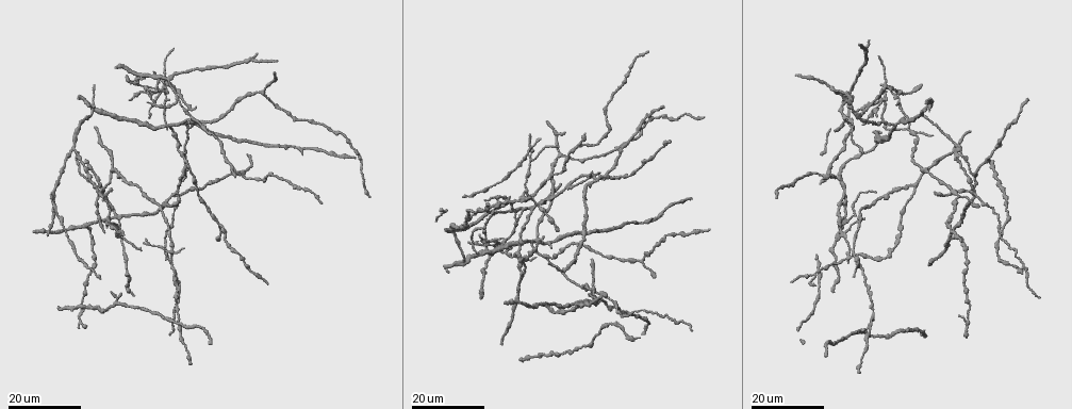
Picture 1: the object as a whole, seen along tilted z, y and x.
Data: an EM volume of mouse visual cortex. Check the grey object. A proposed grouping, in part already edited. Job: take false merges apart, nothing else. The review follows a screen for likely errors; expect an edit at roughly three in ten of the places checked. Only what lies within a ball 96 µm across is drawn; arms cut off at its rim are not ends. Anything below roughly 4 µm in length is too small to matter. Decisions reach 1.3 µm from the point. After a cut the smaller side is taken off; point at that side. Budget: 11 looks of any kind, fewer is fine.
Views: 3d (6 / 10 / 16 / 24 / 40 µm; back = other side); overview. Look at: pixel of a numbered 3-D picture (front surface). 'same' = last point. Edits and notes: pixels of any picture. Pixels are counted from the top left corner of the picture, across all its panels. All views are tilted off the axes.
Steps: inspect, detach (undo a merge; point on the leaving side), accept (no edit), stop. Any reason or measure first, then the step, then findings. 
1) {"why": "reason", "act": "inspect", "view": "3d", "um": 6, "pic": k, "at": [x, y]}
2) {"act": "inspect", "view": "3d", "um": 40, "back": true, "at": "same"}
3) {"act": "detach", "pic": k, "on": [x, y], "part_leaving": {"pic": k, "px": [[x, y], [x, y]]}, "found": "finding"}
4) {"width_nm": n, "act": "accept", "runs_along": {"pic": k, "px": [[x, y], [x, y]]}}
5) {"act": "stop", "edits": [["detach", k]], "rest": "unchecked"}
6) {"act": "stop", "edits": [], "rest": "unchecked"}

{"why": "looks like a crossing", "act": "inspect", "view": "3d", "um": 24, "pic": 1, "at": [512, 202]}

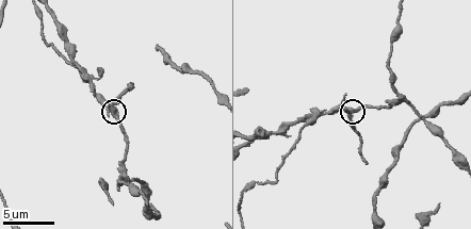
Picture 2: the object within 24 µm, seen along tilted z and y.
{"act": "inspect", "view": "3d", "um": 6, "pic": 2, "at": [346, 111]}

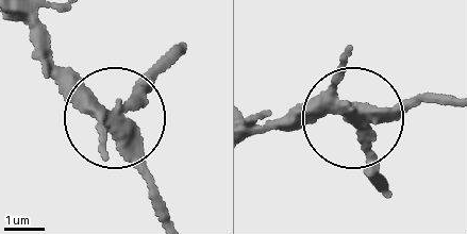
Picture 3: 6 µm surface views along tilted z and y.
{"arms": 4, "act": "detach", "pic": 3, "on": [139, 92], "part_leaving": {"pic": 3, "px": [[345, 107], [362, 120], [384, 181]]}, "found": "a second neuron is stuck on"}

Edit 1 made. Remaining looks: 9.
{"why": "a fork", "act": "inspect", "view": "3d", "um": 24, "pic": 1, "at": [175, 100]}

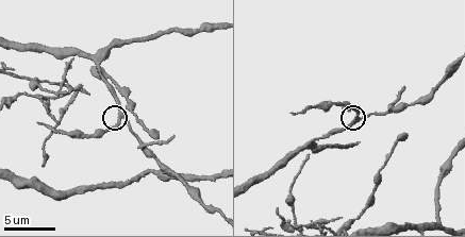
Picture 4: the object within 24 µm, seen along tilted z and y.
{"act": "inspect", "view": "3d", "um": 6, "pic": 4, "at": [121, 115]}

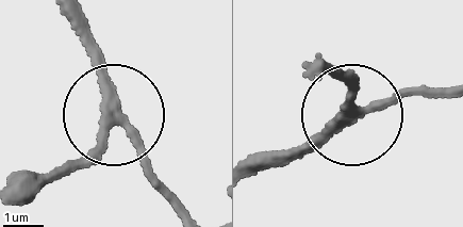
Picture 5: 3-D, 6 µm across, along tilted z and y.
{"act": "inspect", "view": "3d", "um": 6, "back": true, "pic": 5, "at": [348, 109]}

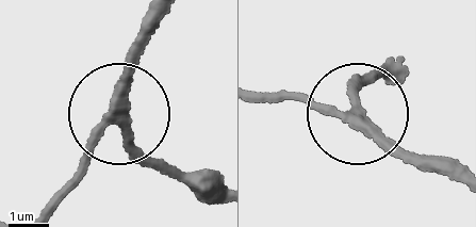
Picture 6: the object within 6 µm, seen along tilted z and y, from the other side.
{"arms": 3, "act": "accept", "found": "all the same neuron"}

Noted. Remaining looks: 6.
{"why": "two arms in line, one across", "act": "inspect", "view": "3d", "um": 16, "pic": 1, "at": [915, 133]}

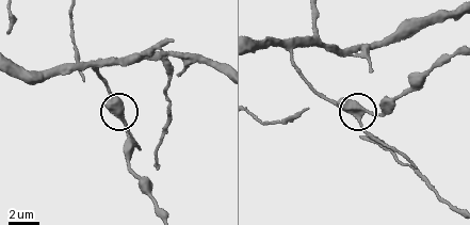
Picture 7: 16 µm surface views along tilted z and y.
{"act": "inspect", "view": "3d", "um": 10, "pic": 7, "at": [361, 118]}

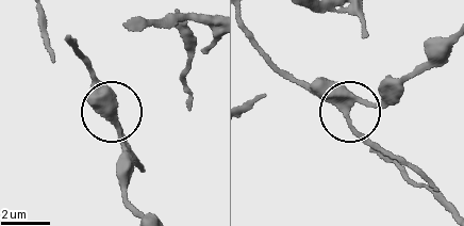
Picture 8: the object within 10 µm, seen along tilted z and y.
{"act": "inspect", "view": "3d", "um": 10, "back": true, "pic": 8, "at": [347, 107]}

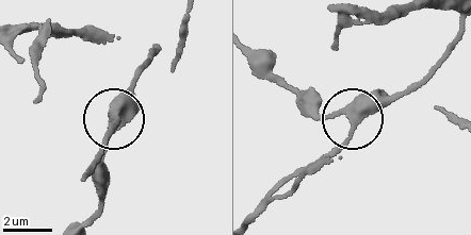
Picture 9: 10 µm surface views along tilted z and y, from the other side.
{"width_nm": 330, "act": "accept", "runs_along": {"pic": 9, "px": [[452, 40], [429, 71], [355, 116], [322, 117], [296, 107]]}, "found": "all the same neuron"}

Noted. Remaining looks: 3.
{"why": "looks like a crossing", "act": "inspect", "view": "3d", "um": 10, "pic": 2, "at": [129, 179]}

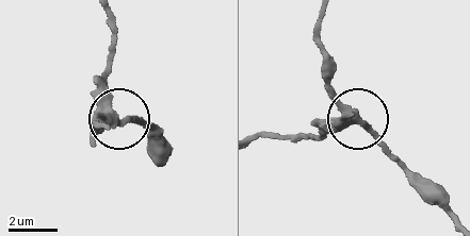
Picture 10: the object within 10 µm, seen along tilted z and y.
{"act": "inspect", "view": "3d", "um": 6, "pic": 10, "at": [114, 122]}

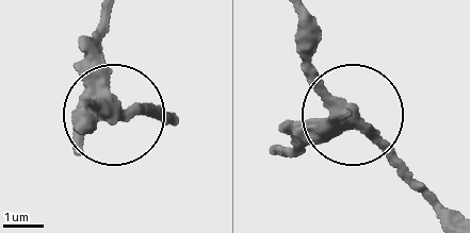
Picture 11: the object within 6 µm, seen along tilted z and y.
{"side_arm_um": 22, "act": "accept", "found": "all the same neuron"}

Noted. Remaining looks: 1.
{"why": "three-way junction", "act": "inspect", "view": "3d", "um": 10, "pic": 2, "at": [149, 205]}

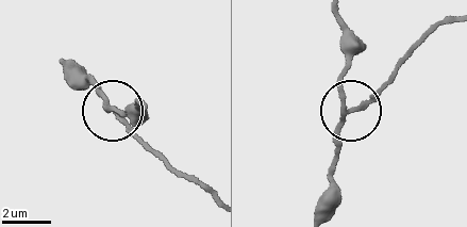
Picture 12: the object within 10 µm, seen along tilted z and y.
{"width_nm": 170, "act": "accept", "found": "one neuron here"}

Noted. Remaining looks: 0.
{"act": "stop", "edits": [["detach", 3]], "rest": "unchecked"}

